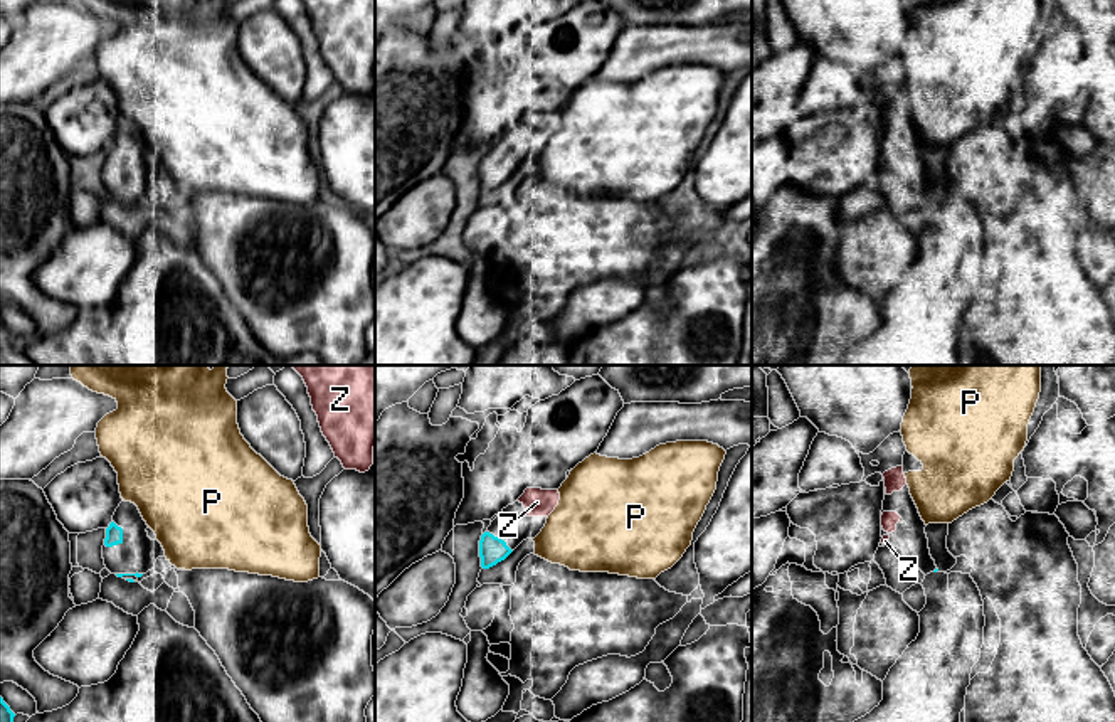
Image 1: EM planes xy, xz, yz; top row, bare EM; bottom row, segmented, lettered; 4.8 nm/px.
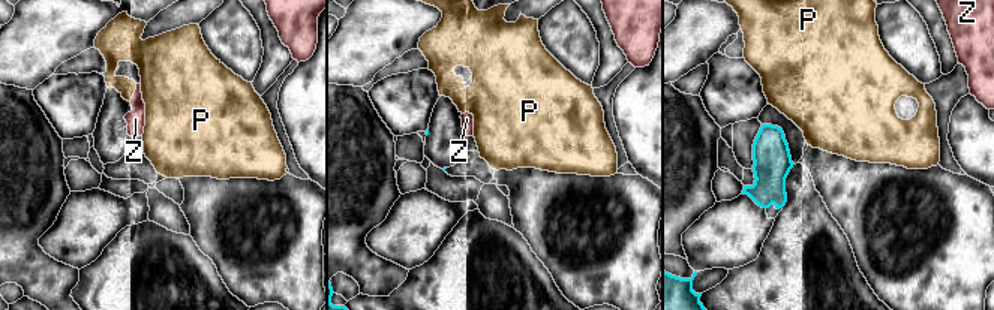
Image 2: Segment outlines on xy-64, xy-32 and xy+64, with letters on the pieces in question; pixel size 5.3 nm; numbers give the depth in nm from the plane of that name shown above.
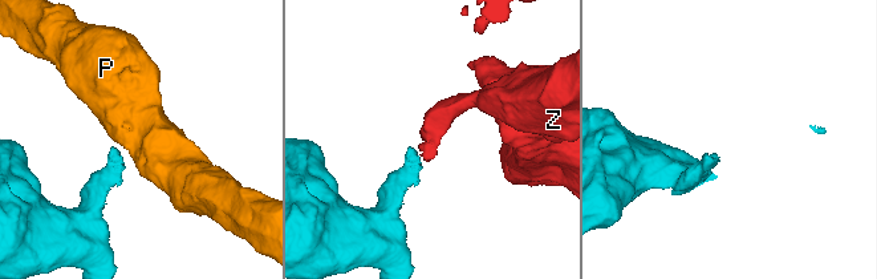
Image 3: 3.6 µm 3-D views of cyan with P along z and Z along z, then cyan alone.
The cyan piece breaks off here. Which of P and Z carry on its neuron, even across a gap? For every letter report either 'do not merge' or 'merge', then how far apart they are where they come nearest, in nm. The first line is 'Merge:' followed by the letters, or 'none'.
Merge: Z
P: do not merge; gap 110 nm
Z: merge; gap 160 nm

